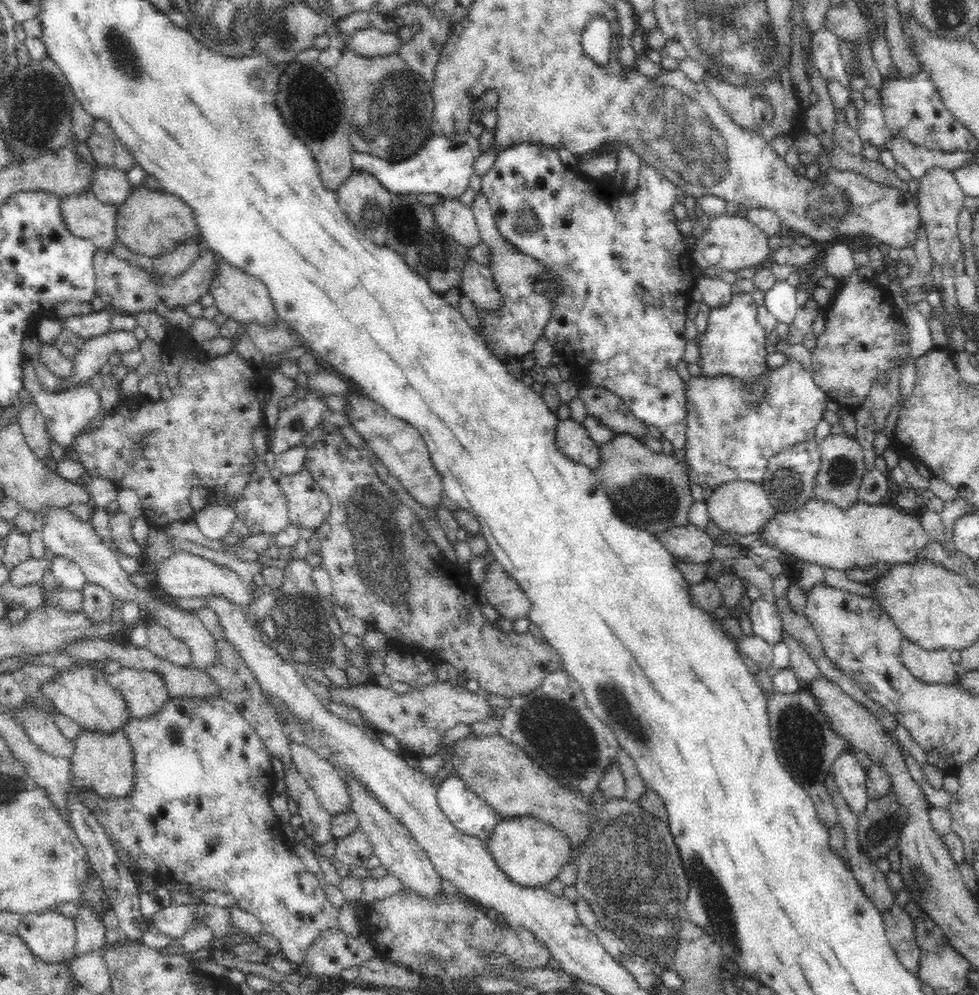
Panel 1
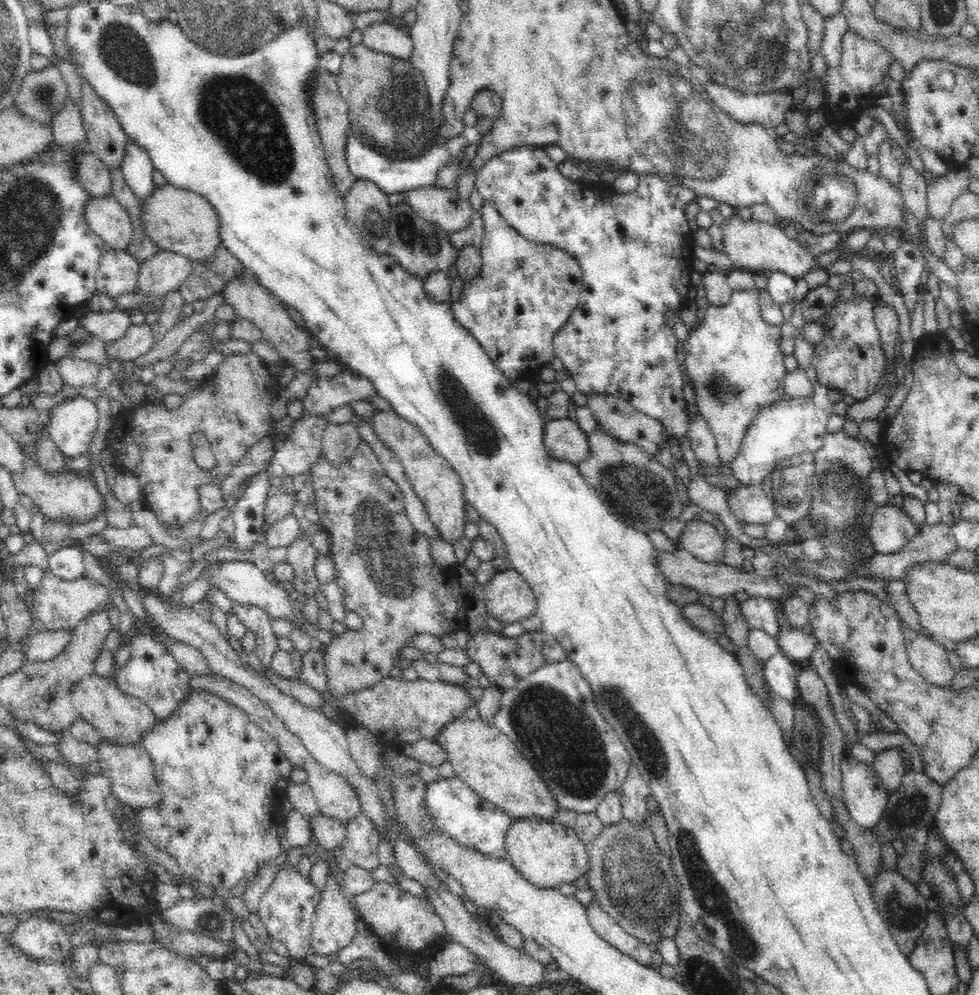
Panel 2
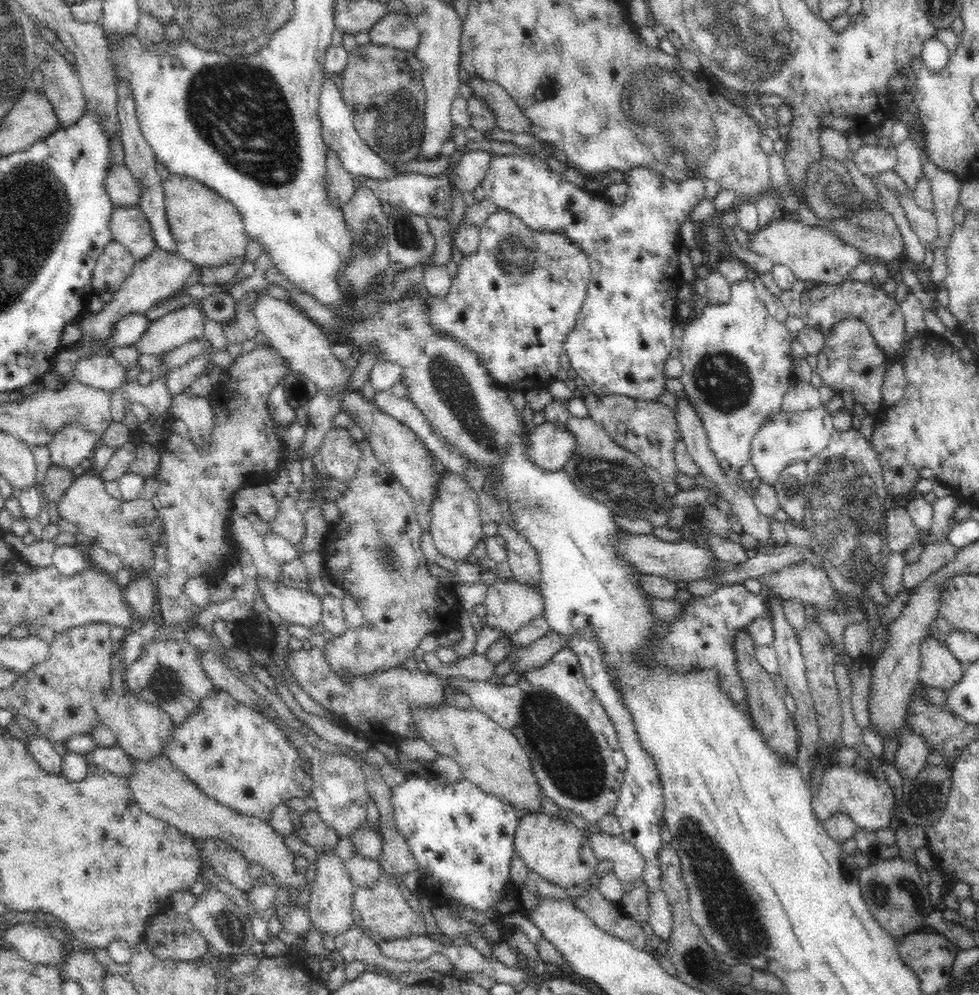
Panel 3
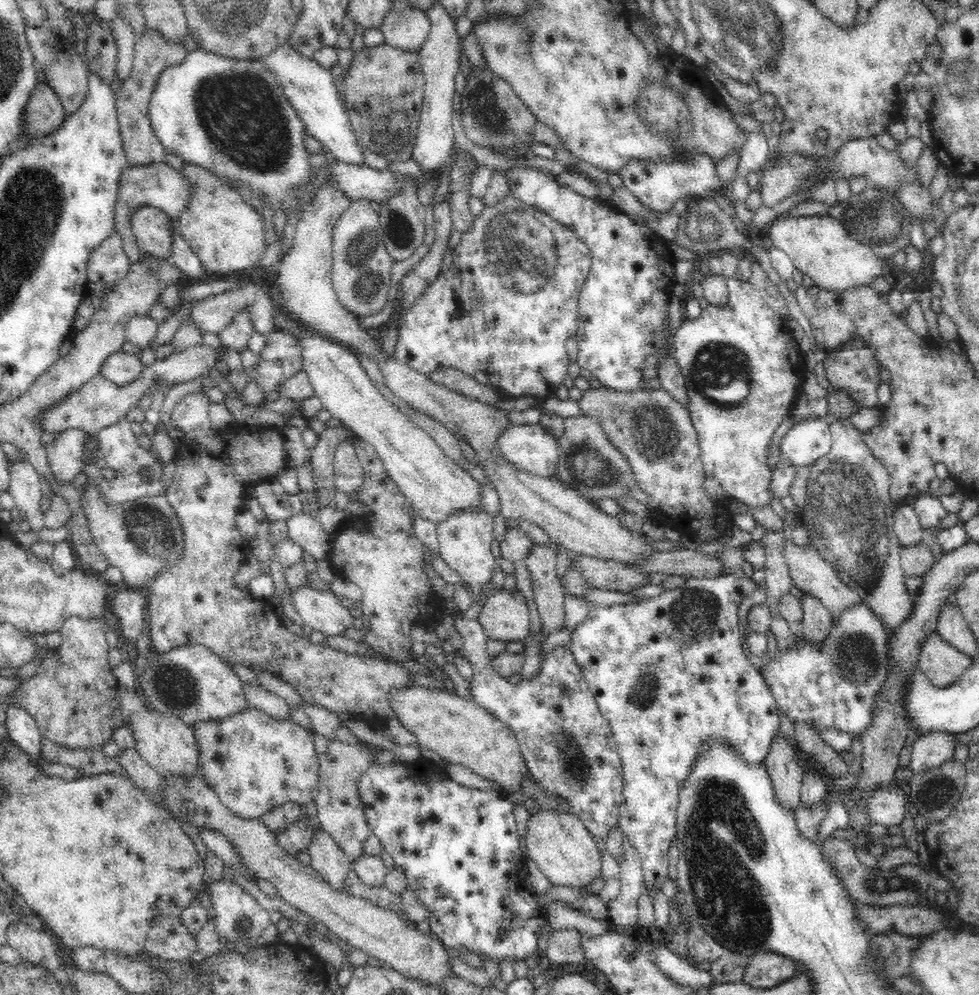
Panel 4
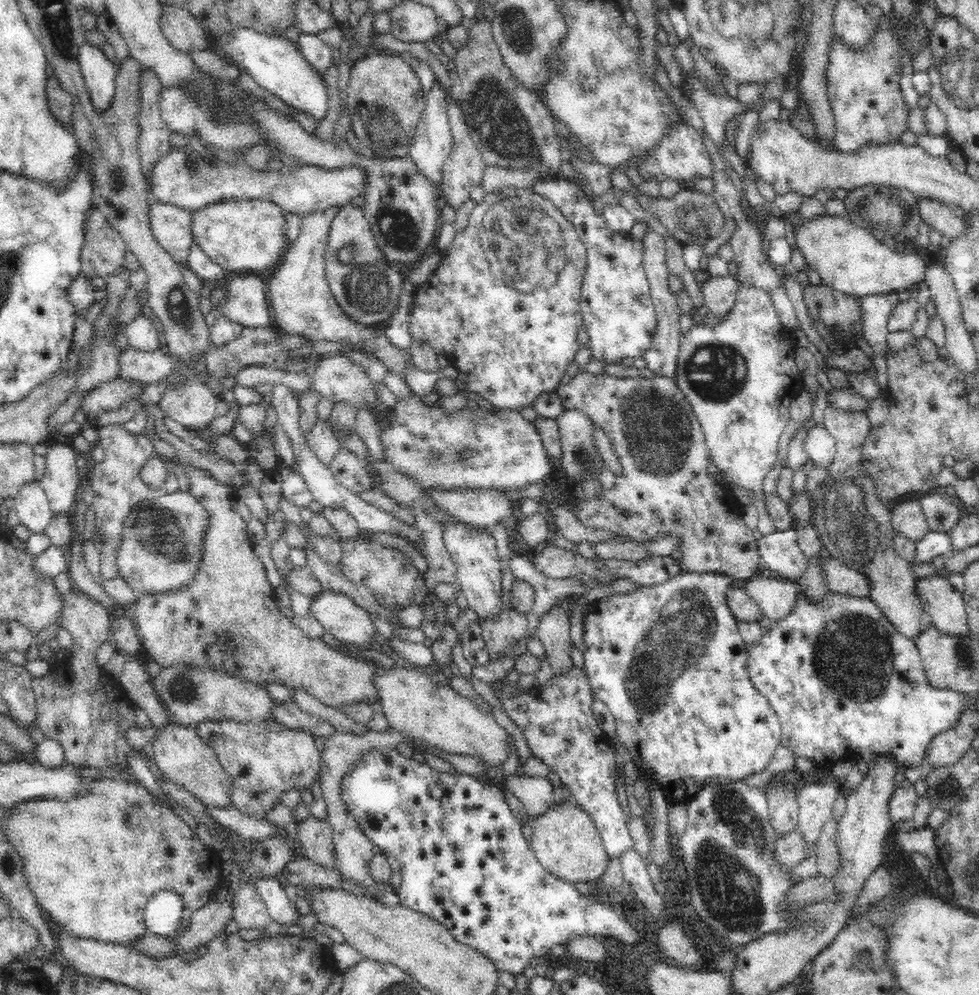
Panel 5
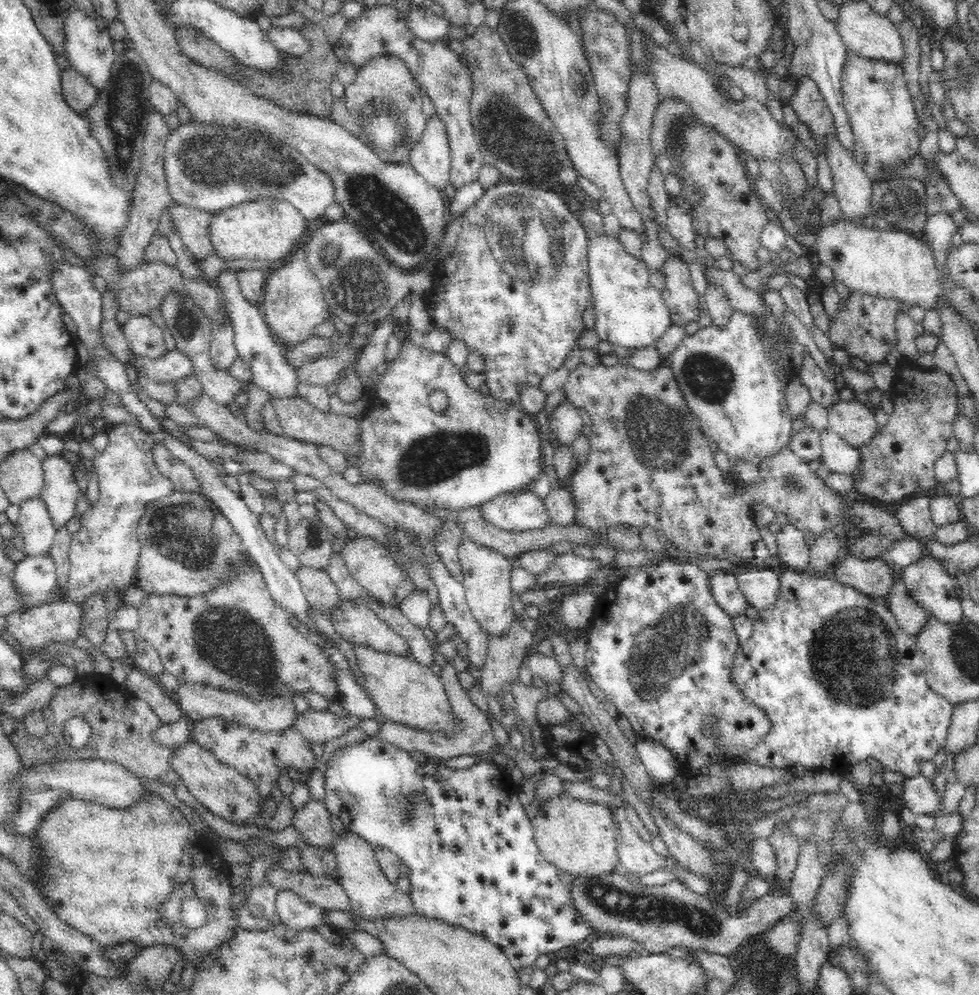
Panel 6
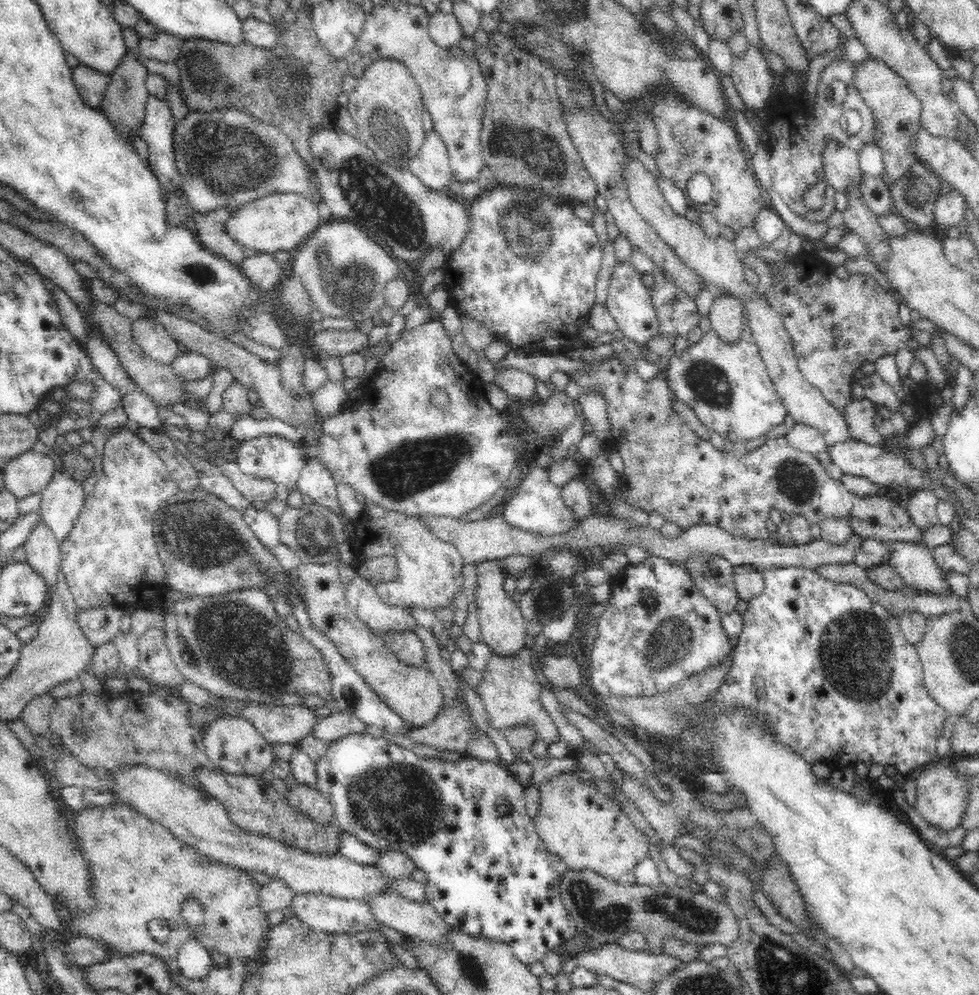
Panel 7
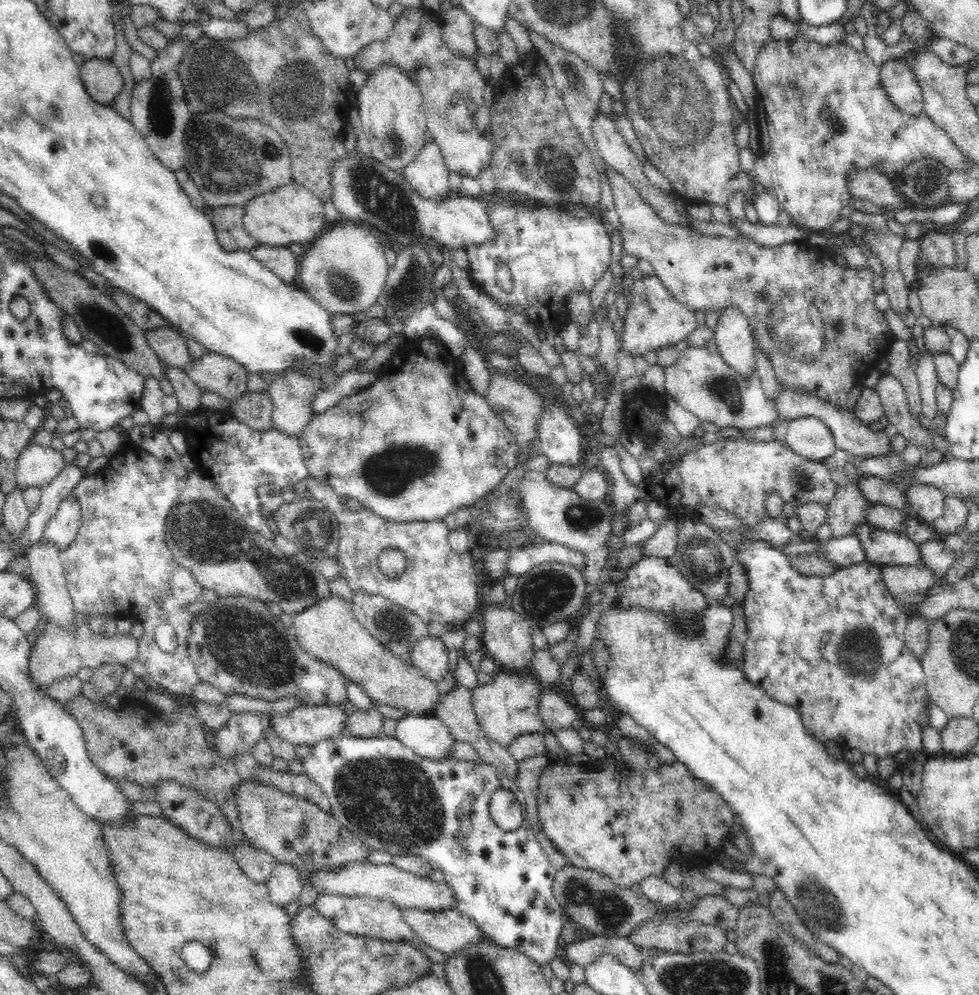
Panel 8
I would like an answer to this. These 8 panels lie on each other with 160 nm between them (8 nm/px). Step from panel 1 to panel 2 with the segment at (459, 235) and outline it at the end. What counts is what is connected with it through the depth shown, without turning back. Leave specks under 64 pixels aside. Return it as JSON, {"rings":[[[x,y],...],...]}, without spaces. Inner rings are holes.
{"rings":[[[418,187],[404,192],[408,204],[426,222],[432,222],[446,233],[465,230],[475,214],[469,200],[460,199],[456,190],[443,187]]]}

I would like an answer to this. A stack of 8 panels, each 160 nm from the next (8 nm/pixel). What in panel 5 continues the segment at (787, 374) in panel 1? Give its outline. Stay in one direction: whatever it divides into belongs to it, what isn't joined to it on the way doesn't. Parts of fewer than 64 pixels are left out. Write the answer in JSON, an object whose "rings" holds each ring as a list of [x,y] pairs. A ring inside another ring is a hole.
{"rings":[[[823,424],[814,425],[804,437],[803,443],[810,462],[816,467],[830,468],[836,454],[836,441]]]}

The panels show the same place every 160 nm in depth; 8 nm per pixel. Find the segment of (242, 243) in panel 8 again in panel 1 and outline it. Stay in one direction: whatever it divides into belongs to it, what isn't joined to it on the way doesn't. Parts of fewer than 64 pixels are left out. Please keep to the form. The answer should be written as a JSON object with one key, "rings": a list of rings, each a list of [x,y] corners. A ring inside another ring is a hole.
{"rings":[[[86,190],[84,194],[78,196],[72,194],[63,196],[64,223],[68,224],[68,231],[78,238],[88,239],[96,244],[96,249],[111,251],[116,239],[116,216],[118,216],[118,206],[102,203],[91,190]]]}

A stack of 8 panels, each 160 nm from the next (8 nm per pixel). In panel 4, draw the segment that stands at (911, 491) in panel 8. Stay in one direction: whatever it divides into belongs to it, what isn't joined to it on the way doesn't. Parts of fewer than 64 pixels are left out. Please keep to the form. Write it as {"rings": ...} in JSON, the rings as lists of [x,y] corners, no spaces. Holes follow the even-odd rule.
{"rings":[[[904,505],[894,508],[893,530],[901,546],[914,546],[926,540],[926,533],[919,523],[913,506]]]}

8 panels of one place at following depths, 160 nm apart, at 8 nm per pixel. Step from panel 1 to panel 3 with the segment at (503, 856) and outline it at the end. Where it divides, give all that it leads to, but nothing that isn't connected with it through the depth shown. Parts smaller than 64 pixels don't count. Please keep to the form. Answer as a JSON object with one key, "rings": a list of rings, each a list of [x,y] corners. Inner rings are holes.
{"rings":[[[526,813],[519,820],[513,841],[516,854],[529,870],[536,872],[540,878],[544,878],[550,884],[556,884],[563,889],[574,885],[587,885],[599,862],[588,837],[574,823],[559,816]]]}

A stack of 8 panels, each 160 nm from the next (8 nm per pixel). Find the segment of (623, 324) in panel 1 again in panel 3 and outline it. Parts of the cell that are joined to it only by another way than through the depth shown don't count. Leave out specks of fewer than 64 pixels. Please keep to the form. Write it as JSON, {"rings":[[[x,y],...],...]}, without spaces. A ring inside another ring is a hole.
{"rings":[[[524,154],[524,155],[493,155],[490,167],[482,181],[481,187],[484,189],[485,199],[490,199],[499,210],[508,211],[512,215],[517,216],[524,225],[532,228],[534,231],[552,231],[556,234],[562,234],[578,248],[584,251],[590,261],[591,276],[589,278],[587,294],[583,301],[580,313],[576,316],[575,325],[568,333],[563,344],[563,349],[570,359],[571,367],[574,368],[576,376],[580,376],[584,380],[584,386],[588,386],[594,394],[614,394],[624,395],[630,398],[643,399],[646,402],[660,402],[660,396],[664,392],[666,384],[666,373],[664,373],[664,364],[670,356],[672,350],[673,338],[677,335],[677,327],[675,324],[676,318],[676,302],[678,290],[682,284],[682,276],[680,272],[680,259],[678,258],[678,247],[681,242],[681,226],[689,220],[692,210],[700,204],[705,198],[705,181],[700,179],[700,176],[690,176],[684,181],[666,179],[664,176],[657,174],[649,169],[633,169],[626,174],[620,175],[622,180],[626,180],[629,186],[629,196],[625,198],[625,203],[622,205],[613,204],[612,202],[599,197],[598,195],[587,191],[585,188],[580,188],[576,184],[572,184],[563,176],[552,172],[546,163],[546,158],[543,154]]]}

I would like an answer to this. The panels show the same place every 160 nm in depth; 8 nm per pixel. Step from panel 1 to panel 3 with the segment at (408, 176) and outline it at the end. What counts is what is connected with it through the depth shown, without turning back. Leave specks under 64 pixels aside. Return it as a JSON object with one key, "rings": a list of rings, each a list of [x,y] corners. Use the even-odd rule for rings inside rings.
{"rings":[[[325,74],[324,79],[321,80],[320,102],[317,103],[317,120],[320,120],[322,138],[325,144],[332,149],[332,152],[337,154],[342,162],[342,167],[353,178],[382,180],[397,176],[397,168],[383,160],[367,145],[367,142],[364,142],[363,138],[360,138],[358,131],[355,129],[352,111],[347,107],[341,91],[328,74]]]}

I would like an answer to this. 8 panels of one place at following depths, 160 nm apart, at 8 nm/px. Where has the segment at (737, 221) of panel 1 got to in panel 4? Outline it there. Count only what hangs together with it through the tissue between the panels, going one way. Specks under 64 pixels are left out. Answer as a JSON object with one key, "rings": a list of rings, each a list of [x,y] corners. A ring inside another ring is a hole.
{"rings":[[[779,216],[770,222],[764,234],[770,237],[773,248],[782,250],[792,259],[795,268],[804,276],[810,276],[816,286],[826,290],[843,291],[857,286],[868,286],[872,278],[884,274],[886,268],[885,259],[876,258],[870,247],[850,238],[841,221],[831,217]]]}

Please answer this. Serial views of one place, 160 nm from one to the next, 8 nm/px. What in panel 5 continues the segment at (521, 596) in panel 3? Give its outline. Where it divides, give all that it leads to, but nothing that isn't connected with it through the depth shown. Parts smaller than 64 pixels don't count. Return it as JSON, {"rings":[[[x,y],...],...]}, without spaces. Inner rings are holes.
{"rings":[[[503,607],[492,620],[479,620],[479,625],[483,630],[488,653],[496,661],[526,638],[528,619],[524,613]]]}

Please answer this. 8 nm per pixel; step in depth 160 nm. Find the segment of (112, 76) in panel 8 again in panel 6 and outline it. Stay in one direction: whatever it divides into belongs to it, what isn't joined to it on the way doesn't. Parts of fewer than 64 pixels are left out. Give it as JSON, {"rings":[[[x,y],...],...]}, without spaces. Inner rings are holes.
{"rings":[[[66,68],[60,73],[63,100],[78,114],[84,114],[89,106],[94,105],[99,92],[77,70]]]}

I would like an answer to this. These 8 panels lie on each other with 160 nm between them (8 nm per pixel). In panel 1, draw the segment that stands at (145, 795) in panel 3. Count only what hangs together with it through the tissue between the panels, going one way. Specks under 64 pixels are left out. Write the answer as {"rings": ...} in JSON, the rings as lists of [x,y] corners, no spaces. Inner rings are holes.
{"rings":[[[83,729],[73,743],[74,754],[69,758],[69,781],[78,789],[116,798],[127,797],[135,792],[135,759],[131,743],[123,729],[116,729],[114,733]]]}

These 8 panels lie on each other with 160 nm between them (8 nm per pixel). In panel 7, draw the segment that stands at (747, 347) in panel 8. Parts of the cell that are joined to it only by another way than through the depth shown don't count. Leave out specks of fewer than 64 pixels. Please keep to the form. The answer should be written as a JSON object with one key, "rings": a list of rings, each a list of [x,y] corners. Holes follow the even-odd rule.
{"rings":[[[719,294],[709,312],[711,329],[718,333],[722,341],[739,341],[743,328],[744,309],[740,301],[731,295]]]}

